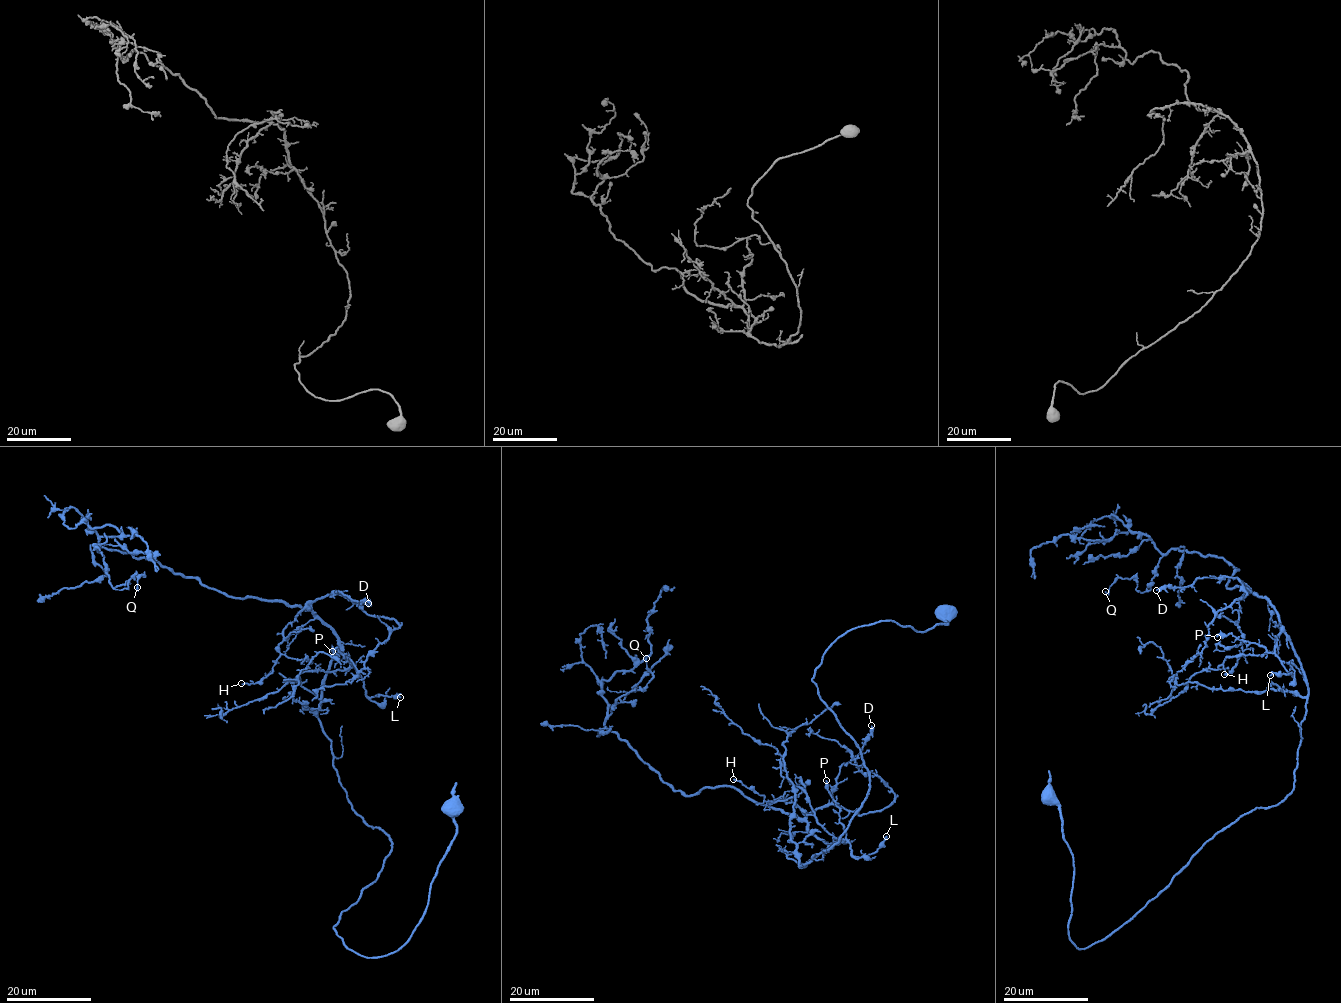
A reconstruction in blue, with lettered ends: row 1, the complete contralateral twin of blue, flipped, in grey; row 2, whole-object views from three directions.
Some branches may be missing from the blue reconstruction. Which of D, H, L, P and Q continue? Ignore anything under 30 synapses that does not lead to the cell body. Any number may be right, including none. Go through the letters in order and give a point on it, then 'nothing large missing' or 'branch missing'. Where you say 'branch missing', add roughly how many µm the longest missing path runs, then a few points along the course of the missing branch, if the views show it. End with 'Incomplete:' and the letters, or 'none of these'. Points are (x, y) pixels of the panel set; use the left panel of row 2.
D: place (368, 603); nothing large missing
H: place (241, 683); nothing large missing
L: place (400, 697); nothing large missing
P: place (332, 651); nothing large missing
Q: place (137, 587); nothing large missing
Incomplete: none of these

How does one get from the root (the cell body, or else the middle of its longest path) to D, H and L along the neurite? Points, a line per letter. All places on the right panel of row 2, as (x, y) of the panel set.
D: (1048, 796), (1072, 856), (1069, 939), (1085, 948), (1293, 788), (1307, 685), (1274, 606), (1234, 577), (1156, 590)
H: (1048, 796), (1072, 856), (1069, 939), (1085, 948), (1293, 788), (1305, 673), (1248, 589), (1243, 653), (1224, 674)
L: (1048, 796), (1085, 948), (1292, 791), (1307, 685), (1283, 632), (1293, 675), (1270, 675)

